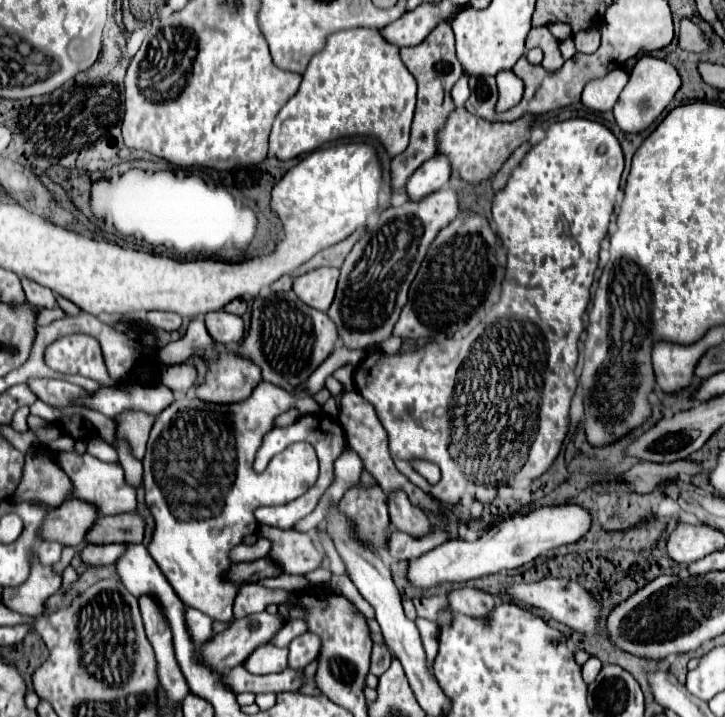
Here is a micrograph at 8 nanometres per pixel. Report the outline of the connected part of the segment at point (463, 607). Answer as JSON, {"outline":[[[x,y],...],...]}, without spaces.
{"outline":[[[458,586],[448,592],[448,604],[458,612],[470,616],[484,616],[484,612],[490,612],[494,608],[494,598],[480,588]]]}

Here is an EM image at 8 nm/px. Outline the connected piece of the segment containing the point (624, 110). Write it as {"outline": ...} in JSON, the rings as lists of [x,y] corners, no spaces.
{"outline":[[[642,56],[638,60],[638,64],[634,66],[634,70],[630,74],[630,82],[626,84],[626,88],[620,94],[620,100],[616,102],[616,108],[614,108],[614,118],[624,132],[646,130],[662,114],[662,110],[672,102],[674,94],[680,88],[680,76],[678,76],[678,70],[672,64],[668,64],[668,78],[666,78],[664,68],[666,68],[666,62],[660,60],[660,70],[658,70],[658,60],[652,56]]]}

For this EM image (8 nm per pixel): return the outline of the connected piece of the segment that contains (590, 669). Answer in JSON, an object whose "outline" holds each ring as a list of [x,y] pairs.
{"outline":[[[592,656],[592,658],[582,666],[582,678],[590,684],[590,682],[596,680],[596,676],[600,674],[600,670],[602,670],[602,662]]]}

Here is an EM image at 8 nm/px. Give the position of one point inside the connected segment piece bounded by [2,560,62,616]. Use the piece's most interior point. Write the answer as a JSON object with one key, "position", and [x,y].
{"position":[29,599]}

